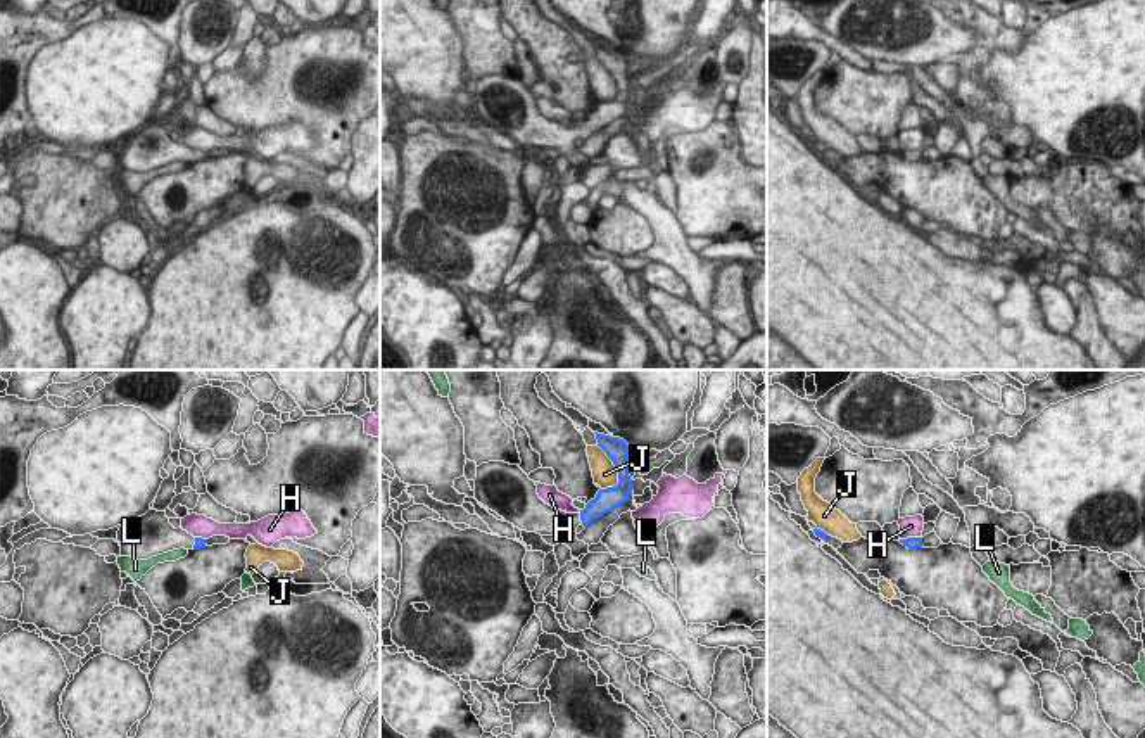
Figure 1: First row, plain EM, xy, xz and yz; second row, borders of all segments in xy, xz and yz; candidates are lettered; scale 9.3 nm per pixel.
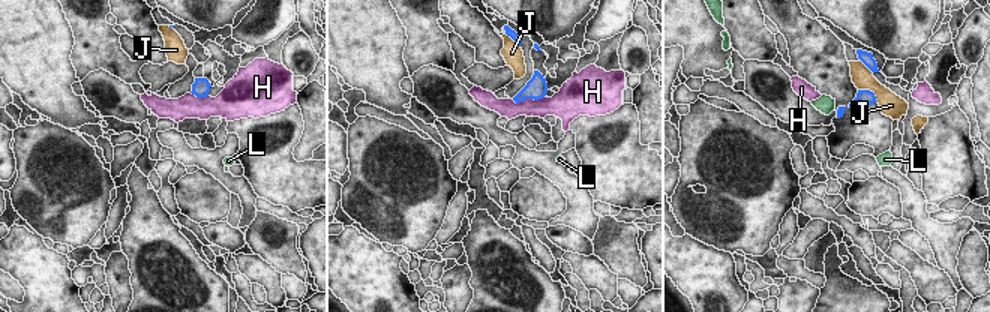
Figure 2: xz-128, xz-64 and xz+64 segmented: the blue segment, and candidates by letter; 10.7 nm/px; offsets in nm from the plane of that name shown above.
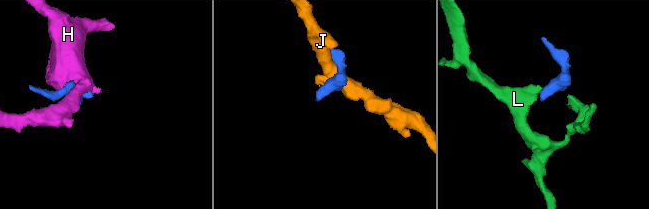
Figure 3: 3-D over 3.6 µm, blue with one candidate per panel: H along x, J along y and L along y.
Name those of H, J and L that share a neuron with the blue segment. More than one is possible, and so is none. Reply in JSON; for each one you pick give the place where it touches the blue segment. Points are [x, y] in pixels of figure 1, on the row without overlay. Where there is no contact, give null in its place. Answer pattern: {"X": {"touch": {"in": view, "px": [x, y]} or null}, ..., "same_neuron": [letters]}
{"same_neuron": []}

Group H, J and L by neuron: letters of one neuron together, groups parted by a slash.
H / J / L

